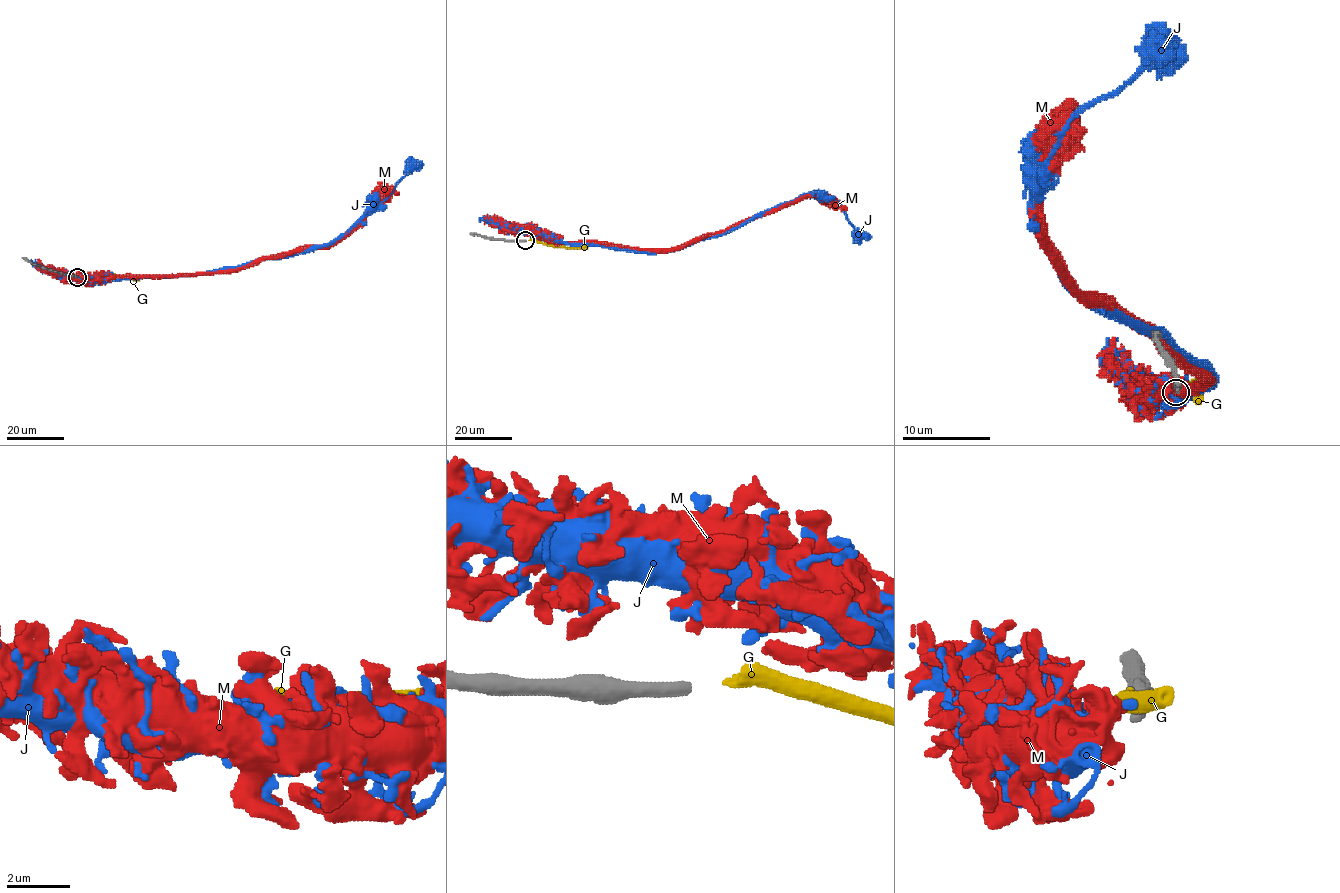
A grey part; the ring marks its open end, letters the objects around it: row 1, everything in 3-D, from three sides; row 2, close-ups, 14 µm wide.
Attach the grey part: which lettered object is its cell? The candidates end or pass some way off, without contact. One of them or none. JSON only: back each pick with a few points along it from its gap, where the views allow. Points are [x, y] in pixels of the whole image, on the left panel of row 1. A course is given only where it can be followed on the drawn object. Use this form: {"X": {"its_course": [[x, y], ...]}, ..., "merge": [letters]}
{"merge": []}

